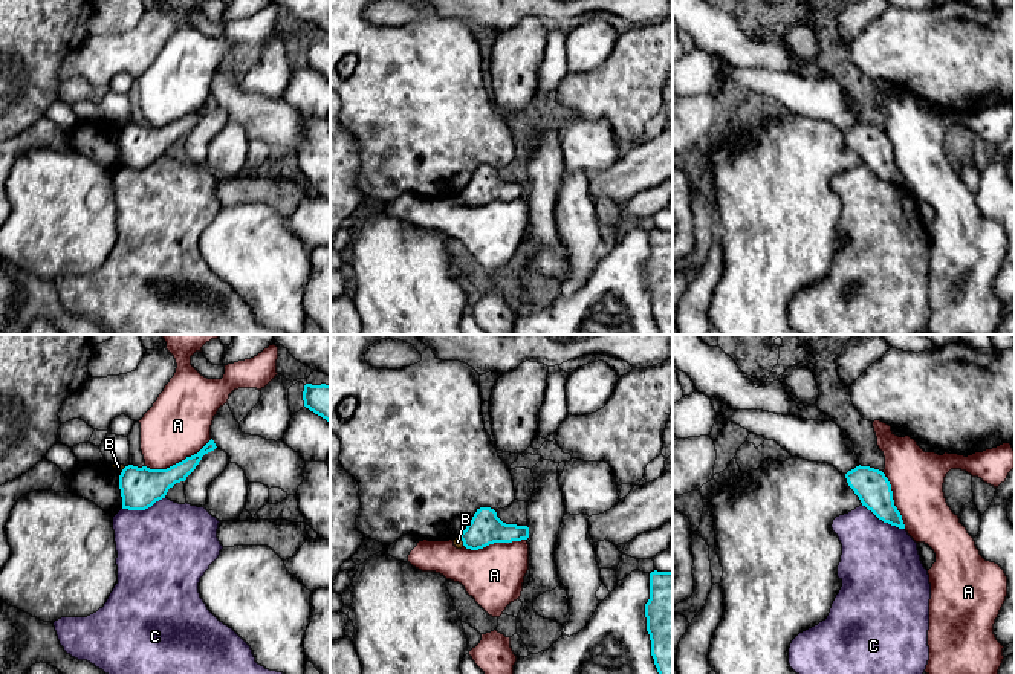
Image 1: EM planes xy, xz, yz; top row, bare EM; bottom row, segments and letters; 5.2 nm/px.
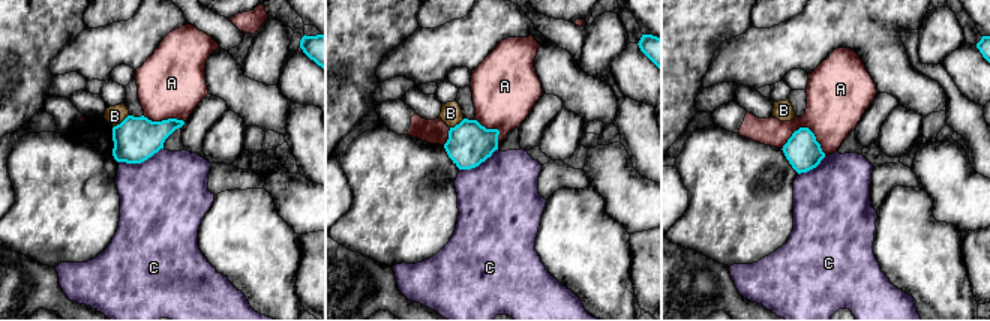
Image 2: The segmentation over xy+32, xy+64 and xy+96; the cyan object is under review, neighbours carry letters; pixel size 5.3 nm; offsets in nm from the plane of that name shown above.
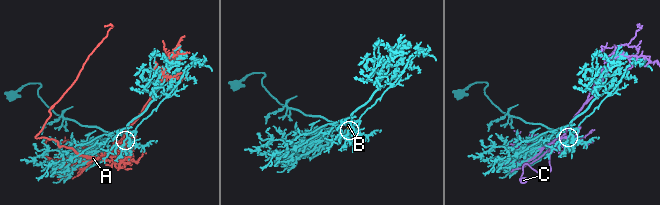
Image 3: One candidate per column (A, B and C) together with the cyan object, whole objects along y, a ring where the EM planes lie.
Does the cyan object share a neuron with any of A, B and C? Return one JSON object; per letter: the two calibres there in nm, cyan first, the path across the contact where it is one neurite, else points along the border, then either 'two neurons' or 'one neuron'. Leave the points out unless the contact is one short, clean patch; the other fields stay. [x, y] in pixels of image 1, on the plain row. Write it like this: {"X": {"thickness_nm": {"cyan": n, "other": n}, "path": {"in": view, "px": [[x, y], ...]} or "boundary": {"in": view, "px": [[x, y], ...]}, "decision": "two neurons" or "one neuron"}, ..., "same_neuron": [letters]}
{"A": {"thickness_nm": {"cyan": 220, "other": 340}, "decision": "two neurons"}, "B": {"thickness_nm": {"cyan": 170, "other": 50}, "boundary": {"in": "xz", "px": [[457, 194], [465, 204]]}, "decision": "two neurons"}, "C": {"thickness_nm": {"cyan": 180, "other": 420}, "decision": "two neurons"}, "same_neuron": []}

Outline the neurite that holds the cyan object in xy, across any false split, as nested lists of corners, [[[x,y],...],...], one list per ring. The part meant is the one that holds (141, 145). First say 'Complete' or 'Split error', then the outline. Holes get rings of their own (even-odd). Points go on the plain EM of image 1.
Complete. [[[211,96],[197,112],[167,127],[138,125],[133,122],[125,124],[119,133],[122,167],[145,168],[151,165],[156,159],[165,156],[170,145],[185,139],[202,115],[216,105]]]

